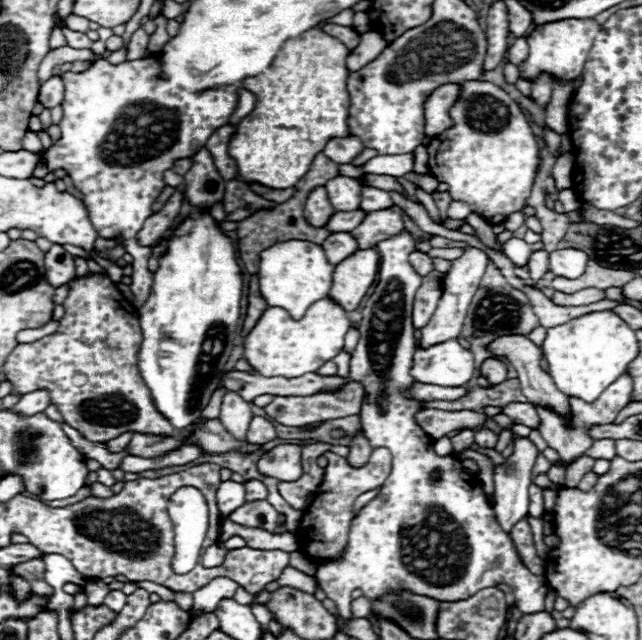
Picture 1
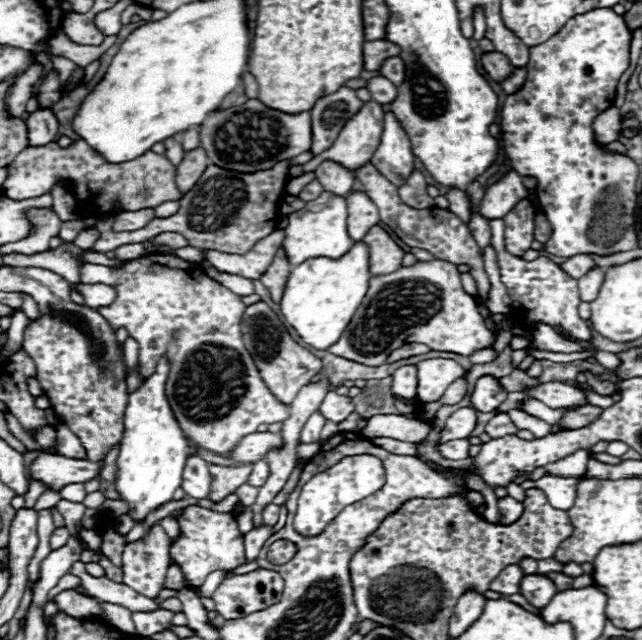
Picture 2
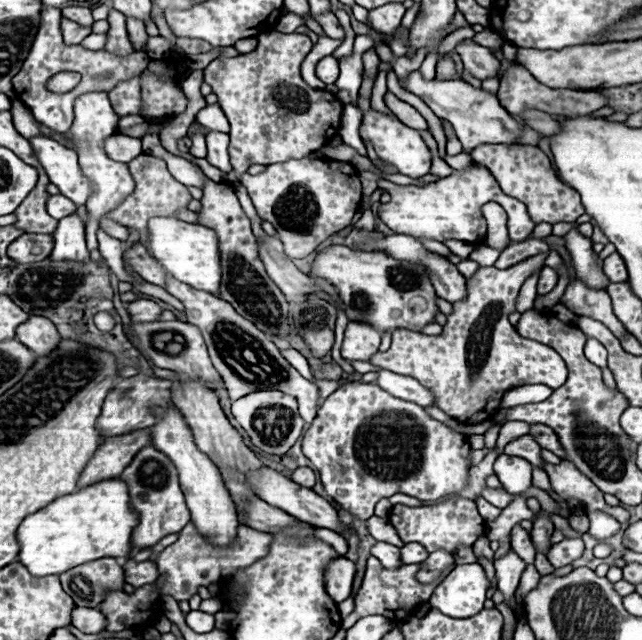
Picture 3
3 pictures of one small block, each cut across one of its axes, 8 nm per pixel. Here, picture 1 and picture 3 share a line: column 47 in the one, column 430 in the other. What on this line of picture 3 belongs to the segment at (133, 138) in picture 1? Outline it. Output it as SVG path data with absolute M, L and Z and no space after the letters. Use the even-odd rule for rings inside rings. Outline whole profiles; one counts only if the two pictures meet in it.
M368 110L366 116L362 118L360 136L362 136L364 142L370 140L378 158L388 162L388 164L394 164L400 170L400 174L406 174L410 178L420 178L420 176L428 174L430 164L432 164L432 156L430 156L428 146L424 144L422 136L416 130L408 128L400 120L396 120L392 116L386 116L386 114L380 114L376 110Z

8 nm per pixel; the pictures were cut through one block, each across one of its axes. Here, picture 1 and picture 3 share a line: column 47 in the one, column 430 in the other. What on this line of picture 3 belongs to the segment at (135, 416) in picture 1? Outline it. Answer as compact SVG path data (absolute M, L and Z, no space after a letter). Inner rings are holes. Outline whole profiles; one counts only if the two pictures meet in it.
M548 252L530 256L506 270L478 268L478 272L466 282L468 298L454 304L454 312L448 316L440 336L394 330L392 346L386 352L376 352L372 364L416 378L422 386L432 390L440 410L468 424L484 422L494 416L502 394L512 388L524 384L546 384L552 390L560 388L566 380L564 360L552 348L540 348L540 342L536 340L510 334L508 322L508 314L516 310L514 304L520 286L526 278L544 268L546 256Z

